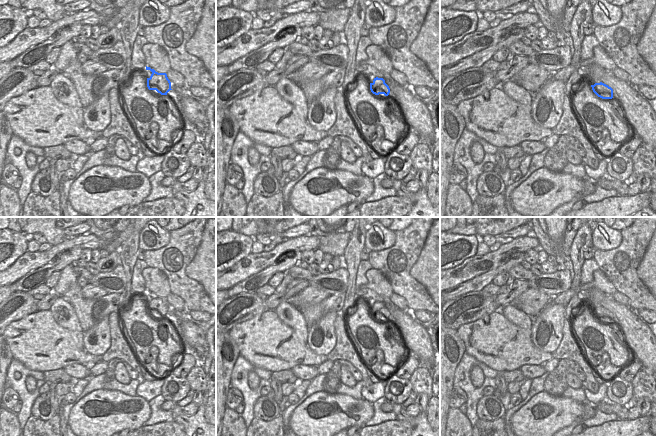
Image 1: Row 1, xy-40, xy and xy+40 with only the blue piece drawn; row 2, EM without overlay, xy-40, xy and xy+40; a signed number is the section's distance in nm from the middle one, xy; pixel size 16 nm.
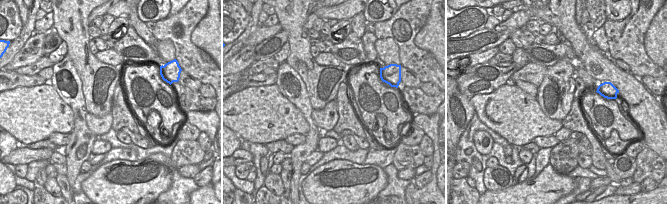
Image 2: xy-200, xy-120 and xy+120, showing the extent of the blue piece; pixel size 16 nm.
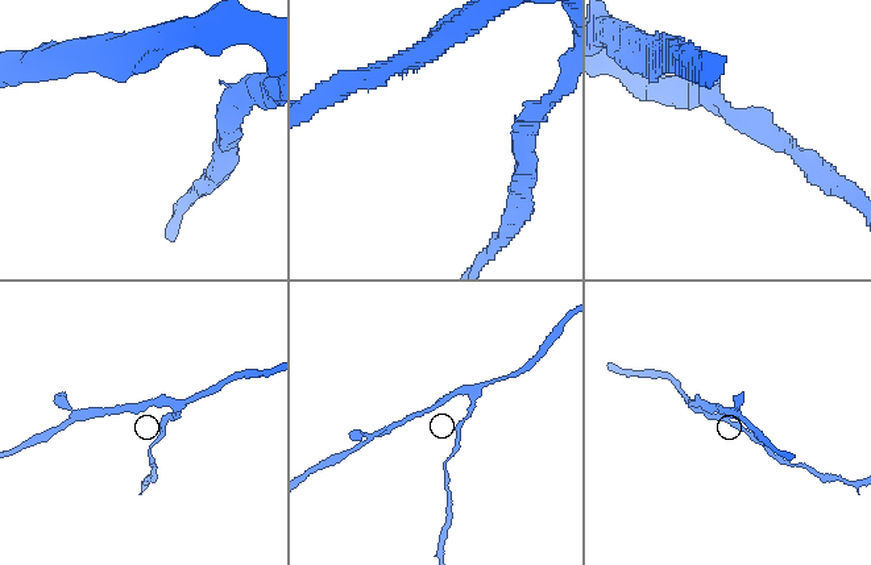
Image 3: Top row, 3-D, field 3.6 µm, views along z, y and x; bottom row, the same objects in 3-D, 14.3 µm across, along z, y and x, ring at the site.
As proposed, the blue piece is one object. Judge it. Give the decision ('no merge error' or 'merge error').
no merge error

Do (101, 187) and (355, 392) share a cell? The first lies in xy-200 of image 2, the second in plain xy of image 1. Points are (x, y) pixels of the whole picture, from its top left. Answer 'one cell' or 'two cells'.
two cells

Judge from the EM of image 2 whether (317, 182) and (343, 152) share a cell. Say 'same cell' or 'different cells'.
different cells

